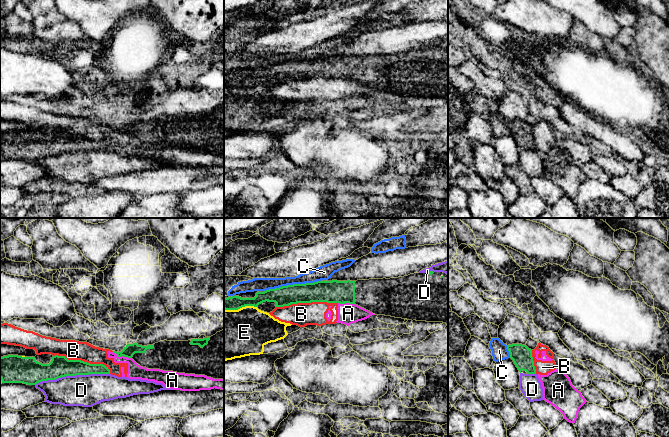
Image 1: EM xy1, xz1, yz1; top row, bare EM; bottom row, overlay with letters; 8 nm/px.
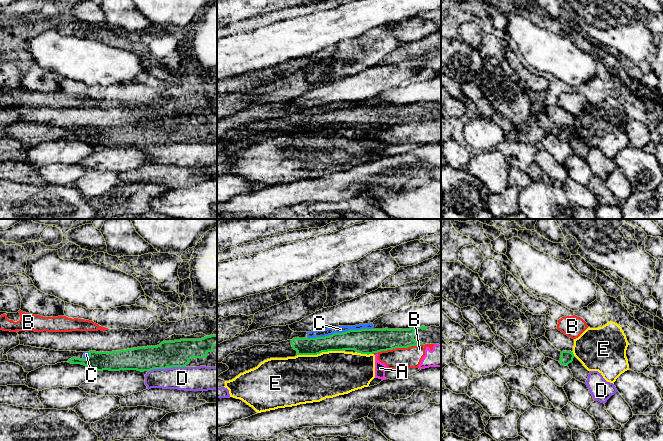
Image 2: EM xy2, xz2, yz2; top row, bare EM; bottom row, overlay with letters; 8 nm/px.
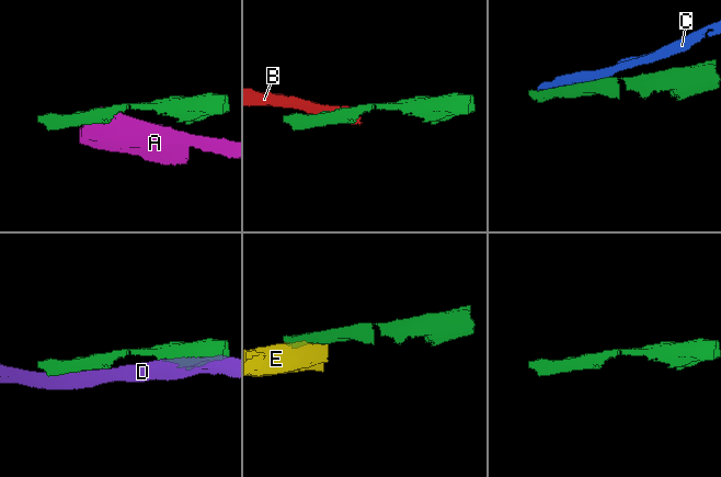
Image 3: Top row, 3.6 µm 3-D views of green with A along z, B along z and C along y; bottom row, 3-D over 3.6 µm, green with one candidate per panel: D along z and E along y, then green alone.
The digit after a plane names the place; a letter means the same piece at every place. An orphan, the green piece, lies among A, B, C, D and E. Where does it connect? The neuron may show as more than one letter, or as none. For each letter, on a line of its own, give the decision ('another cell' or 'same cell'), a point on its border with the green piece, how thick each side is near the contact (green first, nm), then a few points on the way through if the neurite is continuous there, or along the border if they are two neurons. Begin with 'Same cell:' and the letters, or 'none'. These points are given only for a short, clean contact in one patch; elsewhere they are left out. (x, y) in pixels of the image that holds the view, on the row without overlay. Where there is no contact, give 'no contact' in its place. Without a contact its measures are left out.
Same cell: none
A: another cell; meets green in xy1 at (122, 131); 90 nm thick on the green side, 120 nm on the other; border along xy1 (112, 128), (118, 132), (131, 134)
B: another cell; meets green in xz1 at (306, 78); 180 nm thick on the green side, 190 nm on the other
C: another cell; meets green in xz1 at (293, 60); 180 nm thick on the green side, 110 nm on the other
D: another cell; meets green in xy1 at (72, 151); 170 nm thick on the green side, 260 nm on the other
E: another cell; meets green in xz2 at (319, 129); 150 nm thick on the green side, 380 nm on the other

